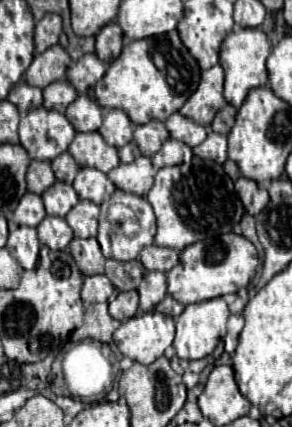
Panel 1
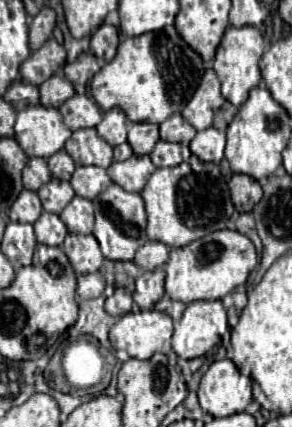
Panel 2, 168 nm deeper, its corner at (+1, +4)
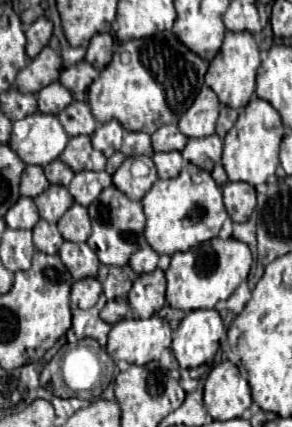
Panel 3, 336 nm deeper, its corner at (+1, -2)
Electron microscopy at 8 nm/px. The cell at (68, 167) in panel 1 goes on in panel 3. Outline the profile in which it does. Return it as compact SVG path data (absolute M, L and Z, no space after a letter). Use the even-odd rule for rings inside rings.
M55 159L53 163L49 163L47 167L45 167L45 175L47 175L47 179L49 179L49 183L55 183L55 185L63 185L63 187L67 187L69 183L71 183L71 179L73 179L73 171L71 171L71 167L67 167L61 159Z

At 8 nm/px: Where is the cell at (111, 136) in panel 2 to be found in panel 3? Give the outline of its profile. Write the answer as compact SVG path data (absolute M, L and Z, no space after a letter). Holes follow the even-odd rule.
M117 119L103 123L93 135L91 135L93 147L103 151L107 157L111 157L115 151L121 149L121 141L123 141L123 127Z

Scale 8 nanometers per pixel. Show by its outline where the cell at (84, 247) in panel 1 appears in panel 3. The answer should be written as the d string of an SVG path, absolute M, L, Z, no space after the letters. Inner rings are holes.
M65 241L59 249L59 257L75 281L85 279L85 277L95 277L101 265L97 255L91 251L87 243Z

